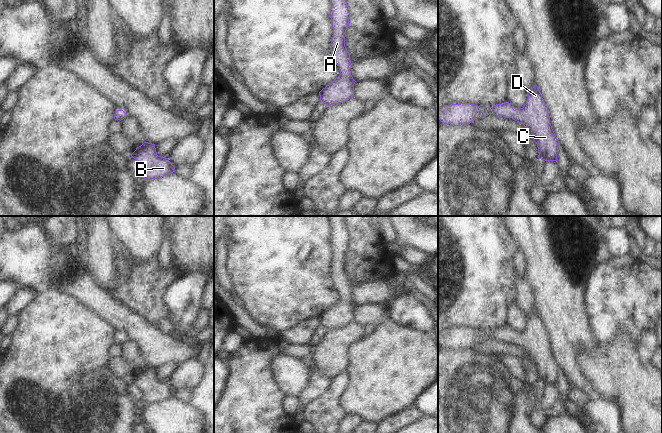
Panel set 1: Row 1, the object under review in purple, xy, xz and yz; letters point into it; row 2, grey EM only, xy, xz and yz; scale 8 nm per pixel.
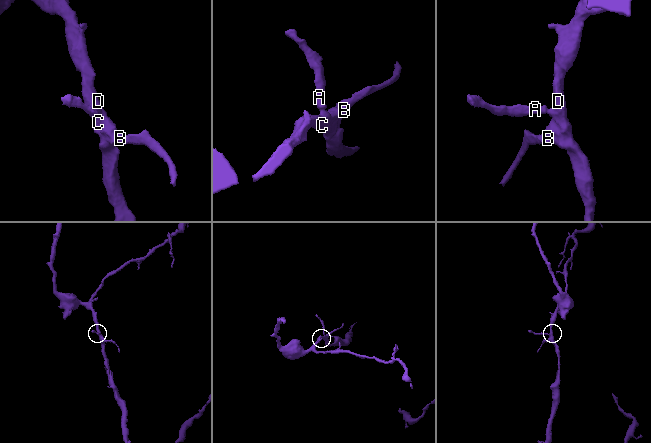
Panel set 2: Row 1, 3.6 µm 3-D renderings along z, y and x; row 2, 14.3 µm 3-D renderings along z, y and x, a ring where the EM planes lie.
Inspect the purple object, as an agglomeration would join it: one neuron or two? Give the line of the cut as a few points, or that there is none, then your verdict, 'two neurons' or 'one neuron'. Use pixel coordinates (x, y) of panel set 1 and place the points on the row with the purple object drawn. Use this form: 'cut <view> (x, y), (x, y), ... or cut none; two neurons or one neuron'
cut none; one neuron

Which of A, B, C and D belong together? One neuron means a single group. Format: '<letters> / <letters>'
A B C D

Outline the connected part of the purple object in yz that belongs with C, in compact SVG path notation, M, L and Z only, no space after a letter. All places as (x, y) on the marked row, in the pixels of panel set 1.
M538 86L527 93L528 99L523 108L514 110L509 102L493 107L480 107L475 104L461 103L438 107L438 120L449 126L470 124L476 118L495 114L522 123L538 147L538 158L545 161L557 161L560 145L550 123L548 108Z

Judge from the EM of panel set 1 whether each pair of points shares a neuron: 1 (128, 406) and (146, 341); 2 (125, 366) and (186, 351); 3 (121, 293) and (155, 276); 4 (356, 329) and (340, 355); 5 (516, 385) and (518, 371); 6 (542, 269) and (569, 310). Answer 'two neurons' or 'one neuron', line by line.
1: two neurons
2: two neurons
3: one neuron
4: one neuron
5: two neurons
6: one neuron

